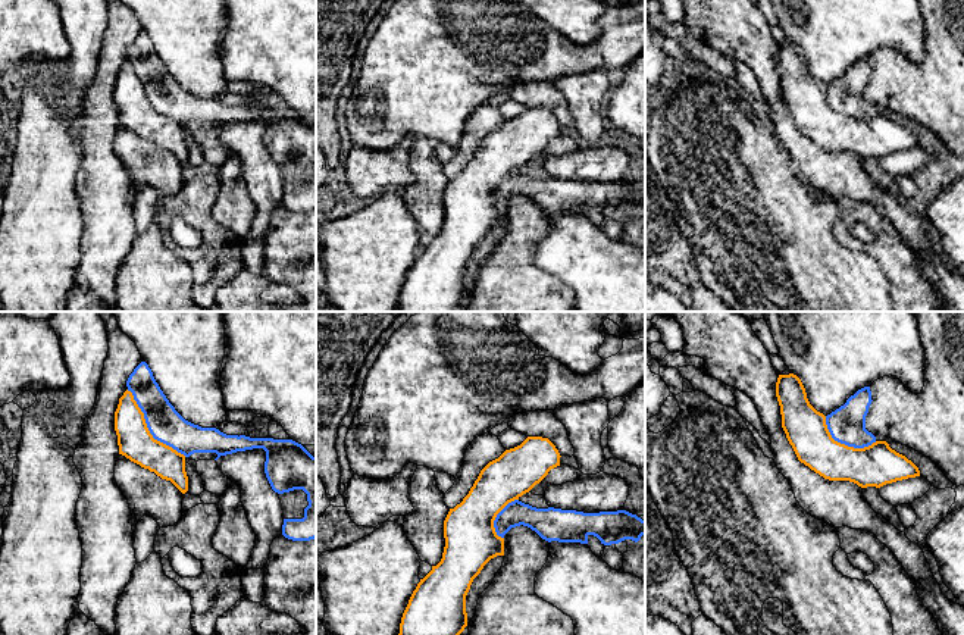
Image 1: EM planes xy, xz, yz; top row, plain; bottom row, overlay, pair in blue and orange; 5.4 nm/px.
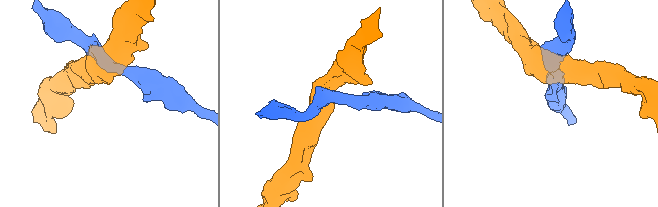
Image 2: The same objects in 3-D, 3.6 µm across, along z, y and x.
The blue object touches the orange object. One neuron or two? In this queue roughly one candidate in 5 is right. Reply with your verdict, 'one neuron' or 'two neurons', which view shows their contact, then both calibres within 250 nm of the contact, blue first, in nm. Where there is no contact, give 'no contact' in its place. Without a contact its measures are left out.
two neurons; meets blue in xy; 190 nm thick on the blue side, 190 nm on the other

